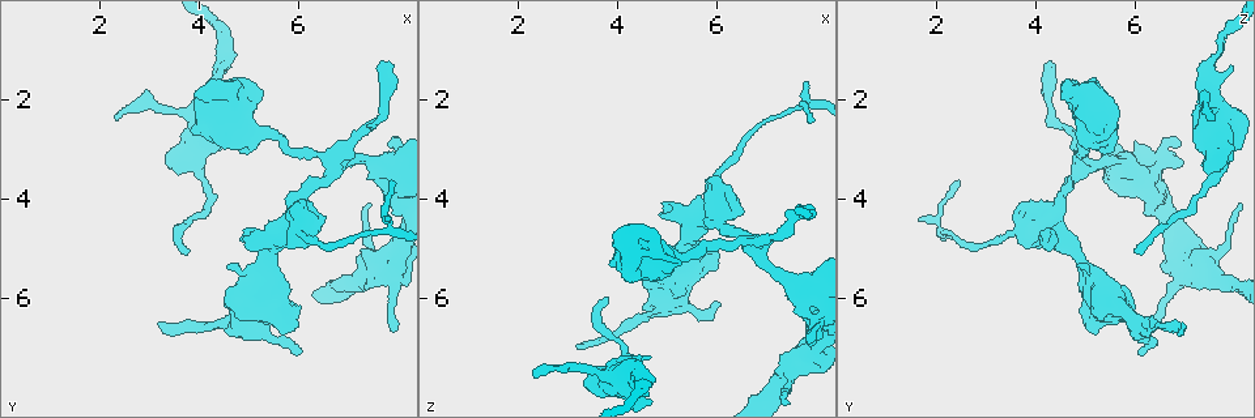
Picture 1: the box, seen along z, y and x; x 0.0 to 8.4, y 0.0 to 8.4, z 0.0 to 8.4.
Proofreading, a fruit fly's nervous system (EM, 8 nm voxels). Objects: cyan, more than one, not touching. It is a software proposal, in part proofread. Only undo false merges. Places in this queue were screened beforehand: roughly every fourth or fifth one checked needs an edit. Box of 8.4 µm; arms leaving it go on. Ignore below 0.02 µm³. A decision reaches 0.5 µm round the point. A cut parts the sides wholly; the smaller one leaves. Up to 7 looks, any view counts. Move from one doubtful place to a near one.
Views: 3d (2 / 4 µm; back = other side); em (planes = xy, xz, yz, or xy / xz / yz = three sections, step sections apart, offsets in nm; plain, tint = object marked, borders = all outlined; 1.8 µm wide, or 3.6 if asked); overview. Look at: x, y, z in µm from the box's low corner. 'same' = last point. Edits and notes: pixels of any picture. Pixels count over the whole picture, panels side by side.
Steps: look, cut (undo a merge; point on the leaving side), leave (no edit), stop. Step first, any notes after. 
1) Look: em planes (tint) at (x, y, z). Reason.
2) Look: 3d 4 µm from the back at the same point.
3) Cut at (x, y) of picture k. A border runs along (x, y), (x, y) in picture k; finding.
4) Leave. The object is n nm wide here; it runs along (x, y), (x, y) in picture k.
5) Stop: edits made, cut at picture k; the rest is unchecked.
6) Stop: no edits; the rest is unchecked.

Look: 3d 4 µm at (6.00, 4.75, 3.55). Sudden change in width.

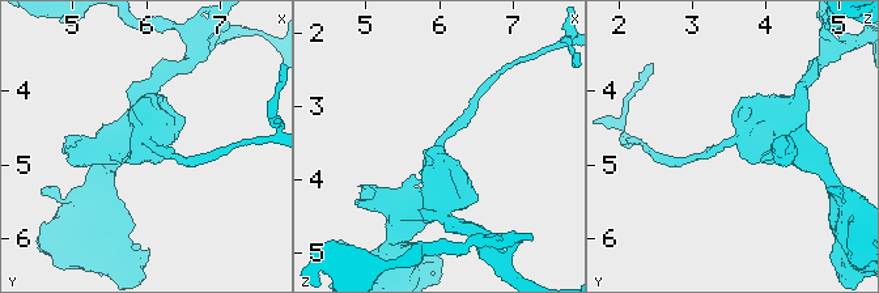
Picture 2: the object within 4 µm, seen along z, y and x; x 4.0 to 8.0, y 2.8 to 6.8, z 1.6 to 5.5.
Look: em planes (tint) at (6.00, 4.65, 3.50).

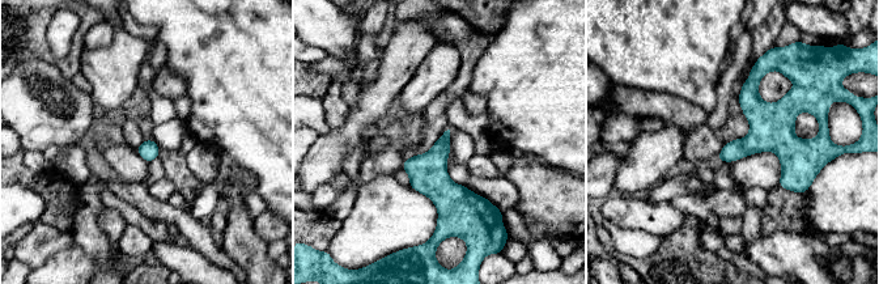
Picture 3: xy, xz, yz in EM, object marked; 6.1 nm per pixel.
Leave. One neuron here.

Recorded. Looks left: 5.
Look: 3d 4 µm from the back at (4.90, 6.60, 6.15). Abrupt turn.

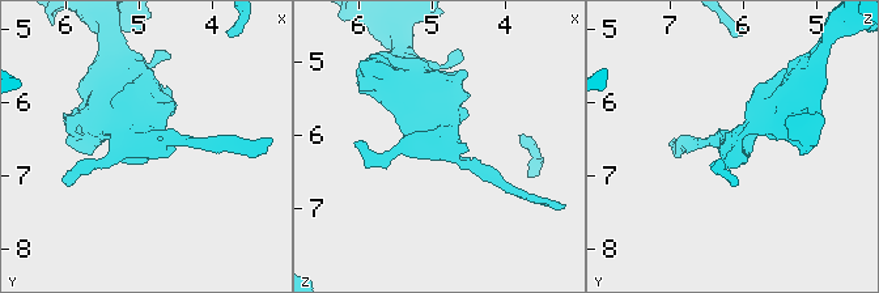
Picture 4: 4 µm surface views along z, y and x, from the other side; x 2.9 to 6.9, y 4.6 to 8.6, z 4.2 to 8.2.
Look: em planes (tint) at (4.85, 6.60, 6.10). Now the EM.

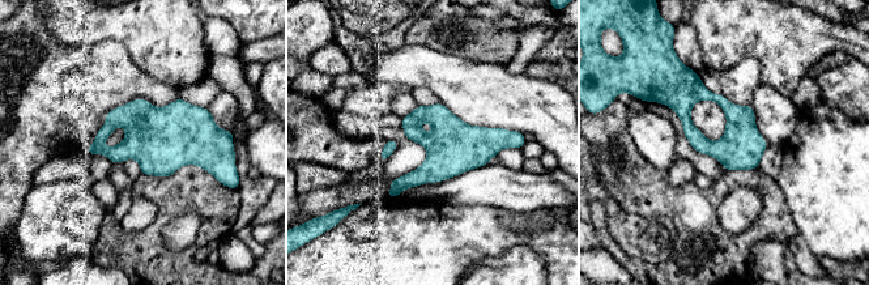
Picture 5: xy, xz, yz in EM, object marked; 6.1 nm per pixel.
Leave. It runs along (685, 75), (740, 119), (754, 165) in picture 5; all the same neuron.

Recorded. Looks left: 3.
Look: em planes (tint) at (7.55, 5.30, 7.45). Sharp bend.

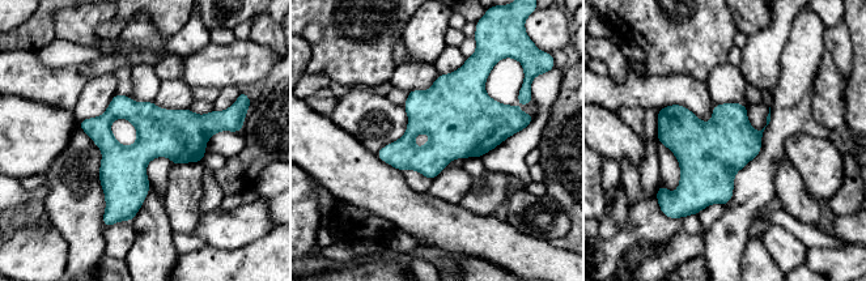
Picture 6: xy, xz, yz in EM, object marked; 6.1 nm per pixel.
Leave. It runs along (220, 124), (164, 133), (107, 212) in picture 6; continuous, no second neuron.

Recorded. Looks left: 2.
Stop: no edits; the rest is unchecked.

